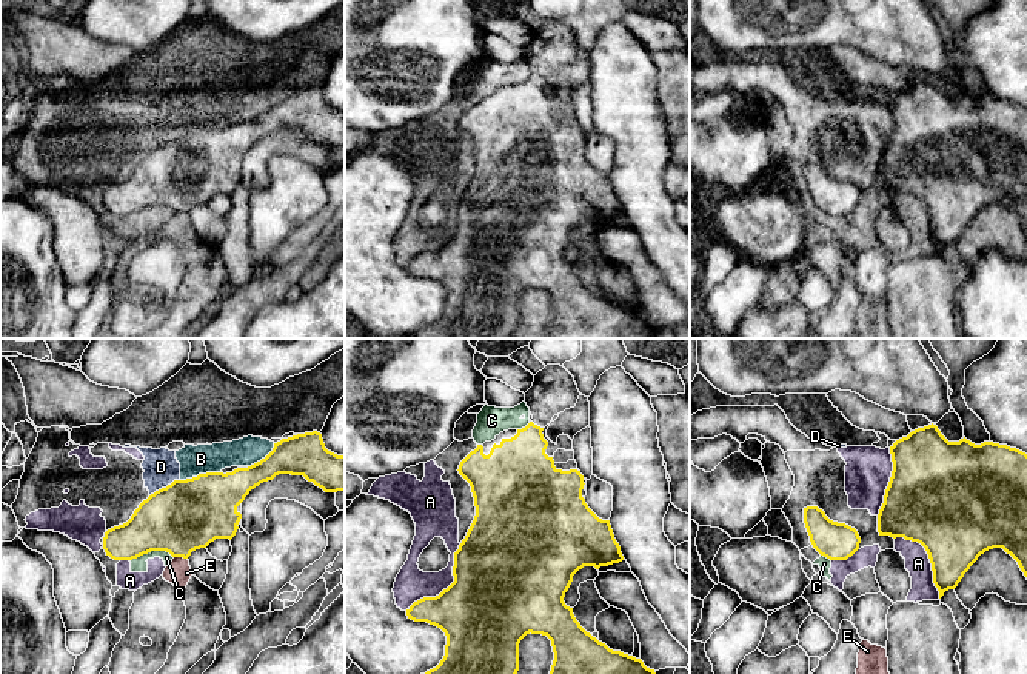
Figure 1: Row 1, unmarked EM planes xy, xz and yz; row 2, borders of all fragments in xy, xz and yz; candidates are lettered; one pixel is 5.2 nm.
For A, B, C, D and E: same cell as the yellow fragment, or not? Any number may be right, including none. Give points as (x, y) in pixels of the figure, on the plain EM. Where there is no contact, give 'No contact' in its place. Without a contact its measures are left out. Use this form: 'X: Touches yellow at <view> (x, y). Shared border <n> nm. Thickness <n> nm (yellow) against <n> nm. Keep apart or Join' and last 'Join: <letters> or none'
A: Touches yellow at xz (448, 242). Shared border 460 nm. Thickness 480 nm (yellow) against 170 nm. Keep apart
B: Touches yellow at xy (199, 130). Shared border 220 nm. Thickness 360 nm (yellow) against 150 nm. Keep apart
C: Touches yellow at xy (151, 205). Shared border 240 nm. Thickness 360 nm (yellow) against 80 nm. Keep apart
D: Touches yellow at xy (163, 143). Shared border 180 nm. Thickness 360 nm (yellow) against 180 nm. Keep apart
E: Touches yellow at xy (180, 211). Shared border 70 nm. Thickness 360 nm (yellow) against 130 nm. Keep apart
Join: none

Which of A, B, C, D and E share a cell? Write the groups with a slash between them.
A B C D / E

